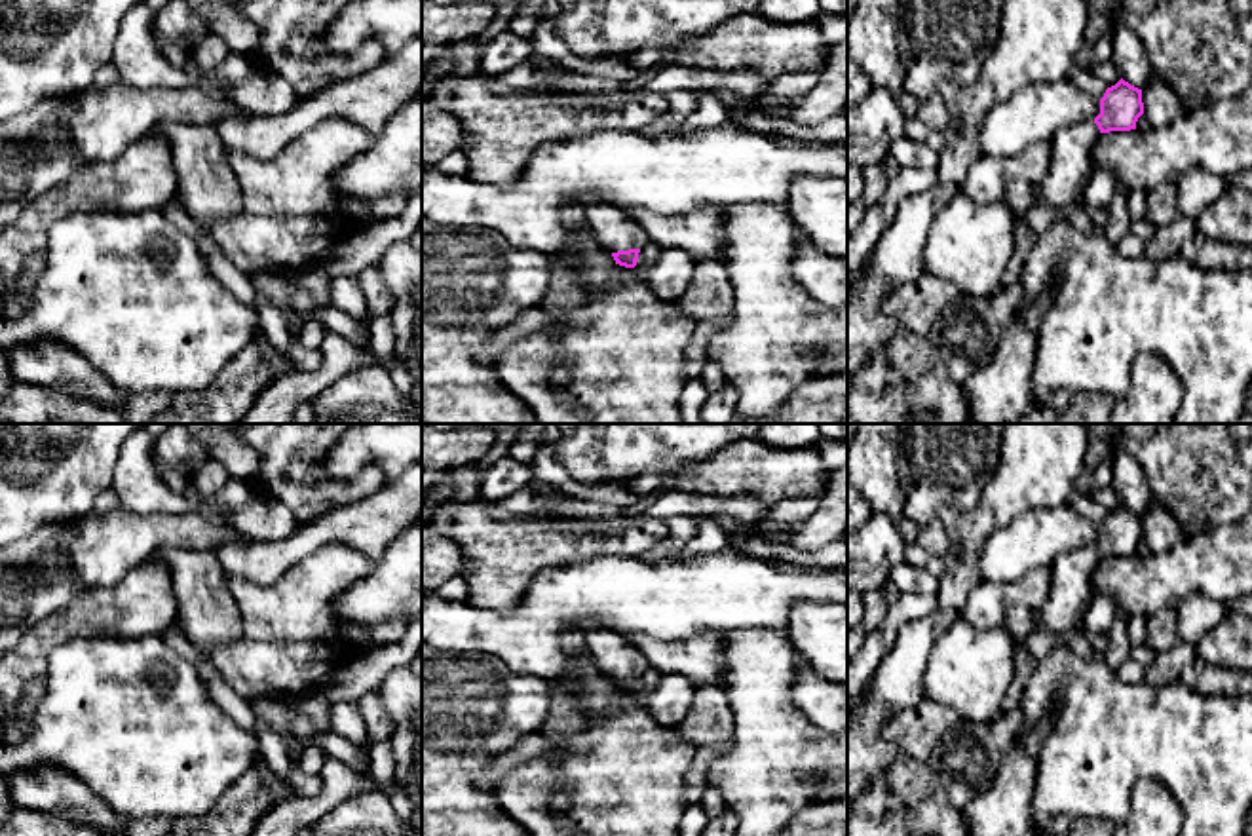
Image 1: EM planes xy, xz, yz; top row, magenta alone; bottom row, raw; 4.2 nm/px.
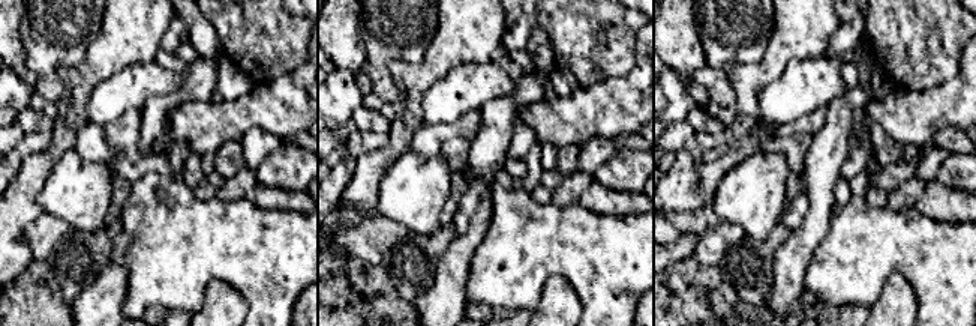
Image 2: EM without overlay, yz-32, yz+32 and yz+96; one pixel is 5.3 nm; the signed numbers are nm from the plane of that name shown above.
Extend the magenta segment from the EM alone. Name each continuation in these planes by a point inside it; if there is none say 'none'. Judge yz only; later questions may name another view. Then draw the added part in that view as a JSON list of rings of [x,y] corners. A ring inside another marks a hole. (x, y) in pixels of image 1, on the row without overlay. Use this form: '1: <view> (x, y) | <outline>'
1: yz (1072, 588) | [[[1094,545],[1064,551],[1054,559],[1049,598],[1041,610],[1041,623],[1049,633],[1083,629],[1083,618],[1094,597],[1092,576],[1098,562]]]

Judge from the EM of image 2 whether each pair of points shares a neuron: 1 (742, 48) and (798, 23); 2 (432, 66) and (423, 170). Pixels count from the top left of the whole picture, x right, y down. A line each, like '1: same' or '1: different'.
1: different
2: different

